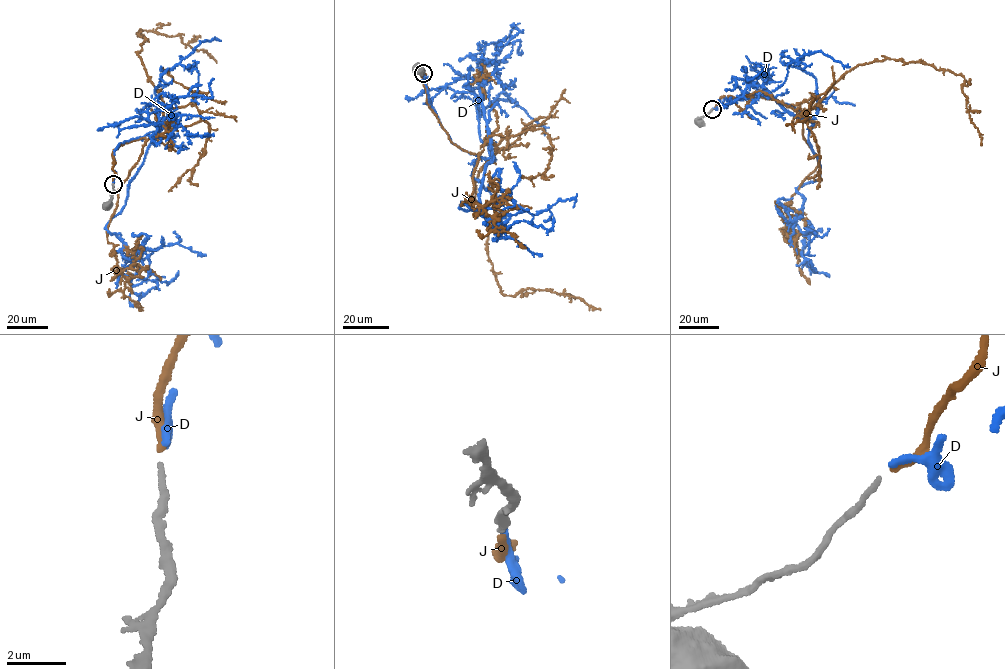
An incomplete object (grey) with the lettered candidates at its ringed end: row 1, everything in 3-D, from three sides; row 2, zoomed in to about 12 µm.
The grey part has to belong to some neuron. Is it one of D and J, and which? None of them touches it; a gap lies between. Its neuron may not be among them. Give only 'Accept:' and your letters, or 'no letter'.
Accept: J

